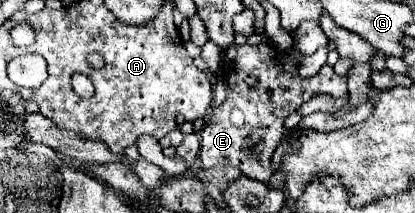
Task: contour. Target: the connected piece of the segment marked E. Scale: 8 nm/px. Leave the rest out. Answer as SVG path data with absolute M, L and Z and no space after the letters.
M231 44L225 50L225 60L229 92L227 100L213 110L213 116L202 129L199 154L202 168L210 169L217 164L237 166L245 176L267 184L269 176L273 176L271 154L285 138L285 118L315 94L328 94L334 98L349 94L347 76L337 76L333 68L325 64L319 74L299 78L299 68L291 62L291 56L269 44Z

